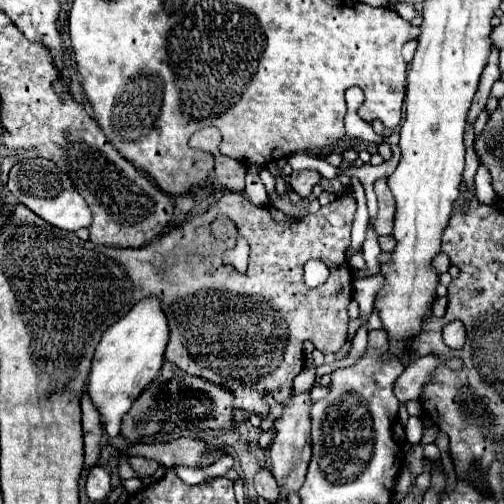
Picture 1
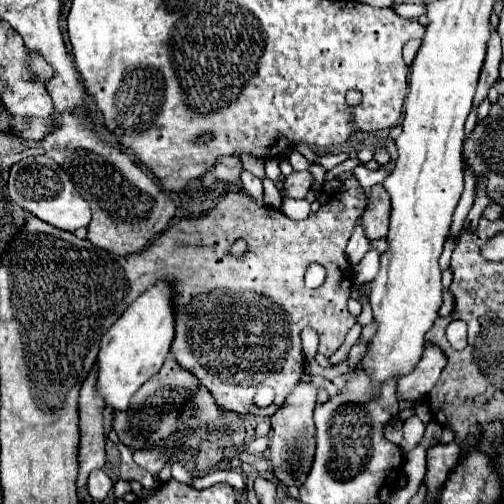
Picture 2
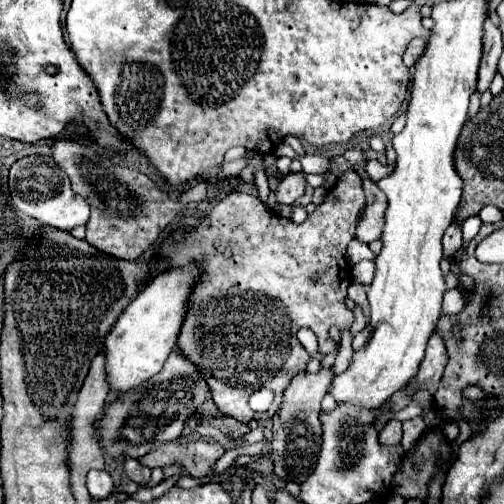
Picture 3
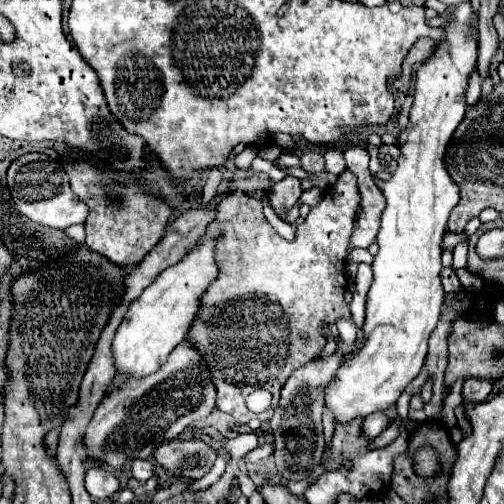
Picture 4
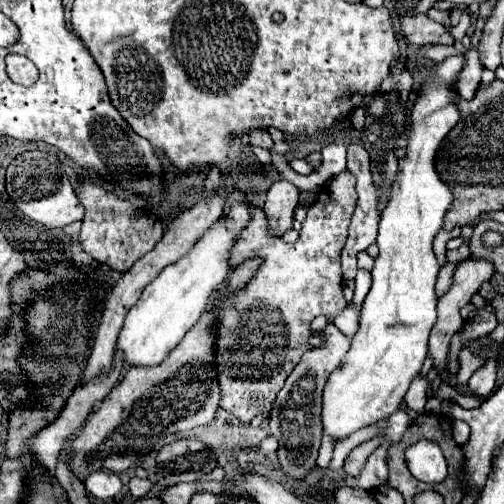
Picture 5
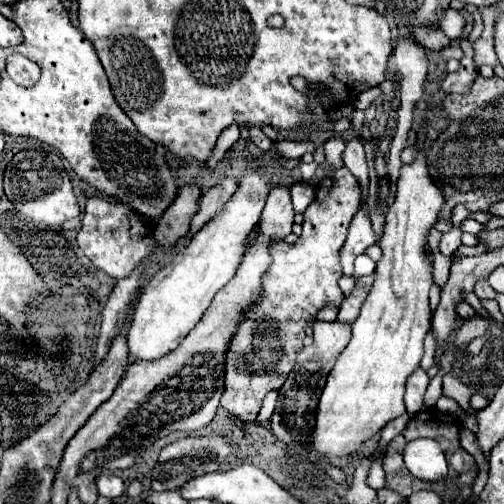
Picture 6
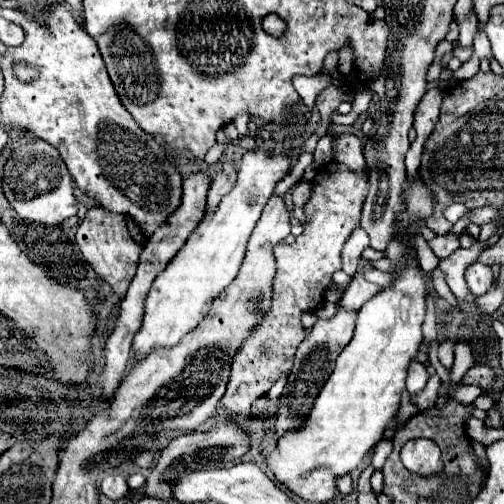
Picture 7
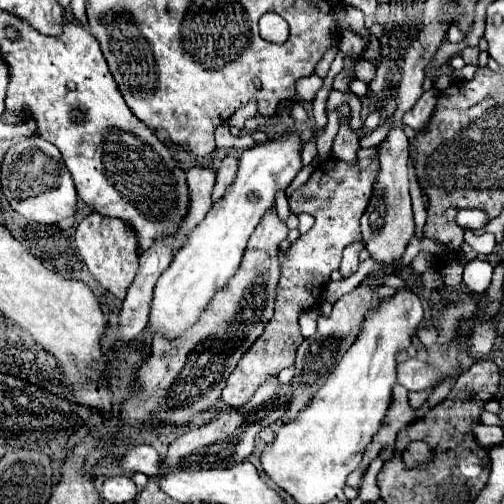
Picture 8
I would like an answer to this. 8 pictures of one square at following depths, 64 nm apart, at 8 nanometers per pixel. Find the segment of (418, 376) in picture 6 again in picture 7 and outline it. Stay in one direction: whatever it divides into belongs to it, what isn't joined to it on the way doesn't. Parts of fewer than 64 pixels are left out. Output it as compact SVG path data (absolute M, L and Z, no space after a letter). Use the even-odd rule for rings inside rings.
M412 362L410 370L408 370L408 378L406 378L406 390L410 396L416 396L418 392L424 390L428 382L428 372L424 368L420 368L420 362Z

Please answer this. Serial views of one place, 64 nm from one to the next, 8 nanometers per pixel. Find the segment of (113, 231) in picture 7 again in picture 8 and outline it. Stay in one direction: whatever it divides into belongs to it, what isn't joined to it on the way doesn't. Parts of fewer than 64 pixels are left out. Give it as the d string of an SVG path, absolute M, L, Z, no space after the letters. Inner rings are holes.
M98 212L88 214L86 220L82 220L76 226L76 246L82 254L88 270L92 276L116 298L124 298L128 286L132 284L136 270L138 270L138 236L130 224L126 224L120 218L102 216Z

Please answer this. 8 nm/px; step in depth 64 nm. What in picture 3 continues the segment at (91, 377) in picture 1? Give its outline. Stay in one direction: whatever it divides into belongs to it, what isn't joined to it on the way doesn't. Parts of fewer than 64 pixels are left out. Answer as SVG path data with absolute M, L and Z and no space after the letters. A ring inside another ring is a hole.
M196 264L160 272L144 286L140 296L128 304L128 308L120 314L120 320L116 320L104 338L106 380L116 400L122 400L128 392L162 370L164 360L176 346L180 320L184 320L184 304L188 302L188 292L192 290L192 284L198 280L198 276L200 270Z

